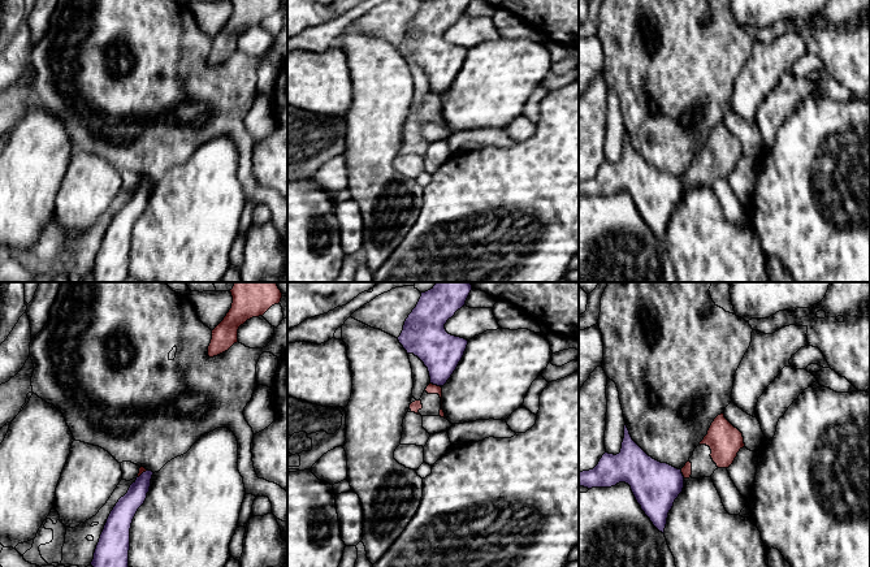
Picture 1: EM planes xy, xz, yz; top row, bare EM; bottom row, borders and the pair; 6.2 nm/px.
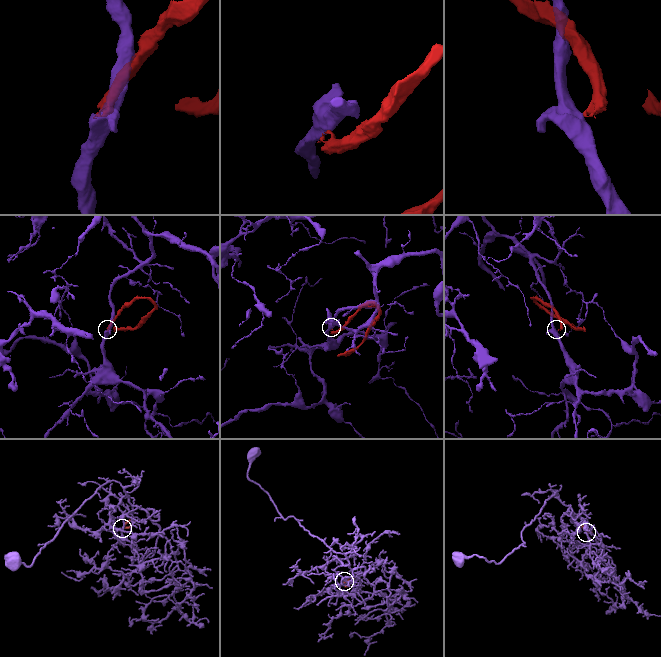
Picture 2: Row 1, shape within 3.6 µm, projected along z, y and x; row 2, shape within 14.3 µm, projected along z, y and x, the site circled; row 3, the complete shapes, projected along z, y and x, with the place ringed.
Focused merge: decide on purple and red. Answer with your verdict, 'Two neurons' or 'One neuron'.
Two neurons

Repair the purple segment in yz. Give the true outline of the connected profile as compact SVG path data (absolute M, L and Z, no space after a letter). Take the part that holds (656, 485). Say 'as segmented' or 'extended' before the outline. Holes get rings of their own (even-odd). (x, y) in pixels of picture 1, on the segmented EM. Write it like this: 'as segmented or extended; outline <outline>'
as segmented; outline M627 424L620 453L605 453L598 464L589 471L579 472L579 486L611 488L626 482L650 519L662 533L675 499L683 492L684 476L667 463L649 456L631 437Z

